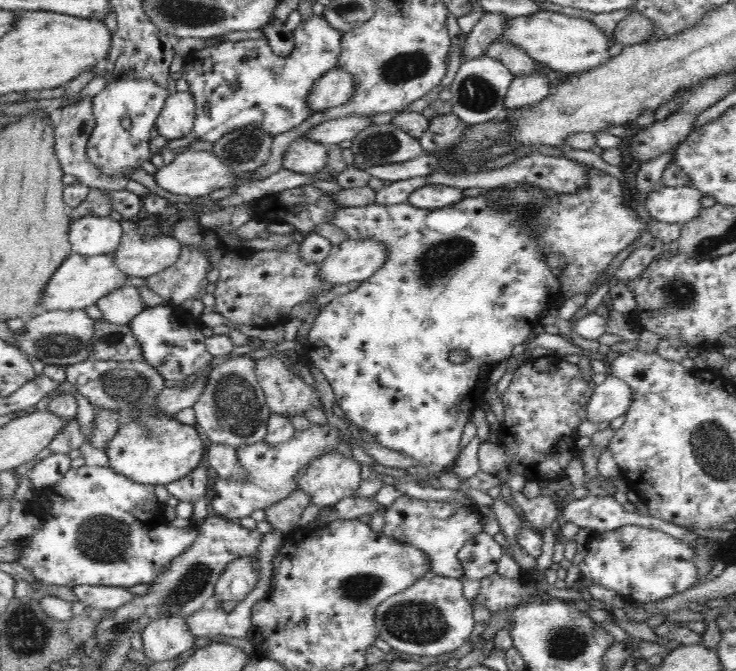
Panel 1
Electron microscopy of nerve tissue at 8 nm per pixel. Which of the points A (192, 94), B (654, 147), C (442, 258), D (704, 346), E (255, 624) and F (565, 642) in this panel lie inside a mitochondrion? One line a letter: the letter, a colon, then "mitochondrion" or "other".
A: other
B: other
C: mitochondrion
D: other
E: other
F: mitochondrion

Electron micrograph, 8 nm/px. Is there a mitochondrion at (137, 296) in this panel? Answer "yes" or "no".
no

